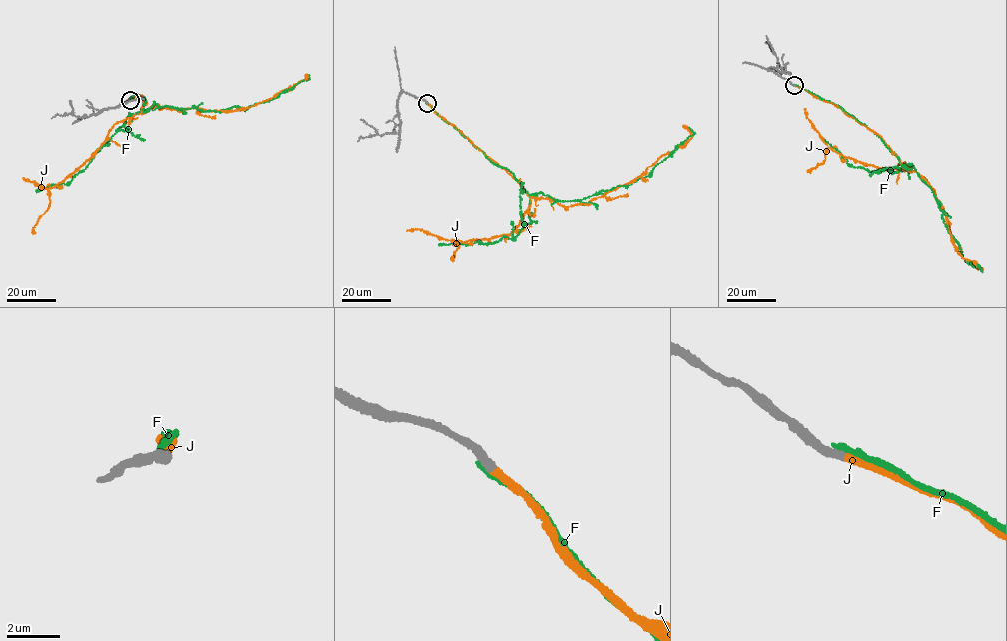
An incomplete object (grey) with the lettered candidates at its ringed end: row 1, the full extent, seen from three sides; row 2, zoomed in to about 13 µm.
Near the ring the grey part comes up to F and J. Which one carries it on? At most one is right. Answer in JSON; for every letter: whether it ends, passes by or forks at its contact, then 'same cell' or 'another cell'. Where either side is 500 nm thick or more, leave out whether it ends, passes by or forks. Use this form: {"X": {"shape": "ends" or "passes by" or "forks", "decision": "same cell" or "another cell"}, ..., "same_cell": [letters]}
{"F": {"shape": "ends", "decision": "another cell"}, "J": {"shape": "ends", "decision": "same cell"}, "same_cell": ["J"]}

